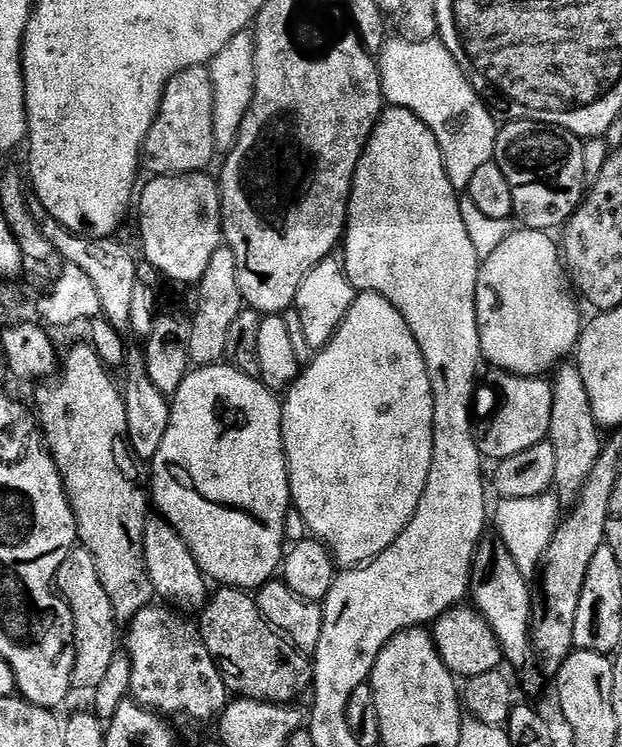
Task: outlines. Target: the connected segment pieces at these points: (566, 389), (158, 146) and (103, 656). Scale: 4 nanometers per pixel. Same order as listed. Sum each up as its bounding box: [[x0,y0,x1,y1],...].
[[547,362,602,506],[142,67,216,176],[56,546,122,690]]

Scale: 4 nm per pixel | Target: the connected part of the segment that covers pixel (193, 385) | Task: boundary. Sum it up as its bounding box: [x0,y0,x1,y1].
[150,362,292,590]

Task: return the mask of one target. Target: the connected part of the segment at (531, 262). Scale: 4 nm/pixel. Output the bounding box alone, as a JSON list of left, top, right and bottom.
[476,227,582,377]

